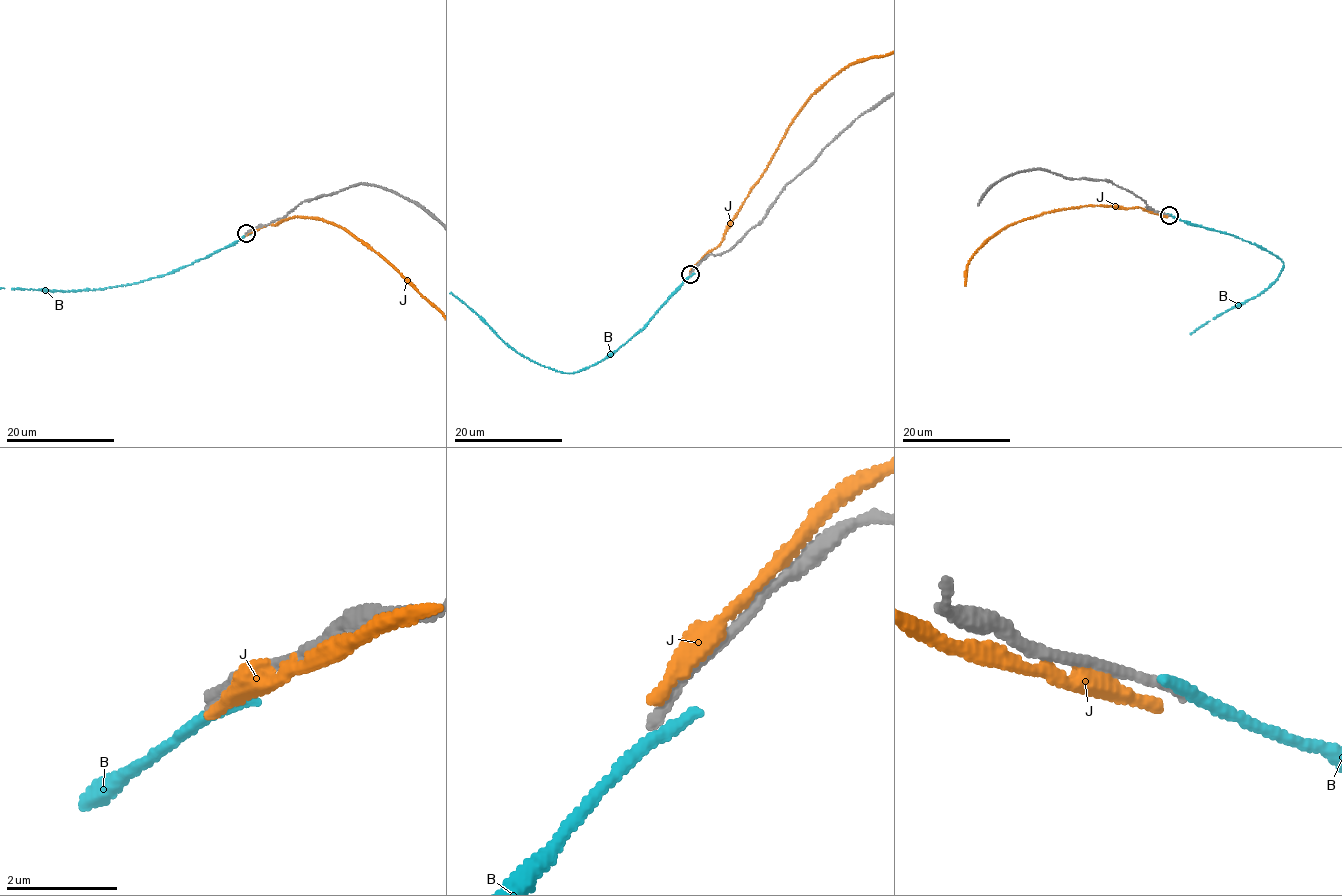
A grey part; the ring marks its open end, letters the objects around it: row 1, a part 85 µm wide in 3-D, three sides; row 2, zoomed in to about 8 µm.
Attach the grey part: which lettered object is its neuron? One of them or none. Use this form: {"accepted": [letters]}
{"accepted": []}

